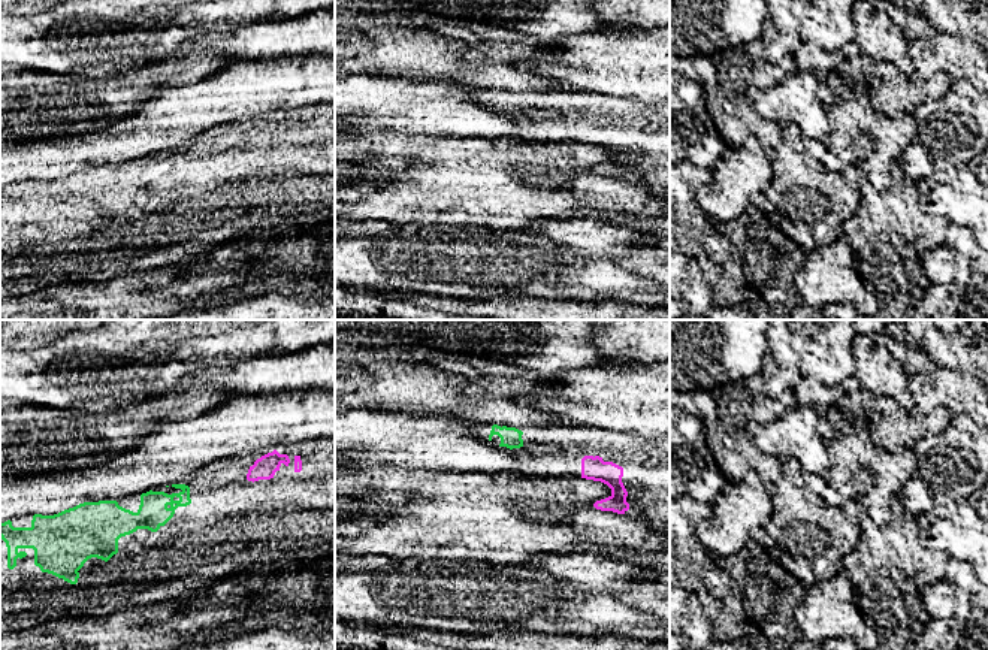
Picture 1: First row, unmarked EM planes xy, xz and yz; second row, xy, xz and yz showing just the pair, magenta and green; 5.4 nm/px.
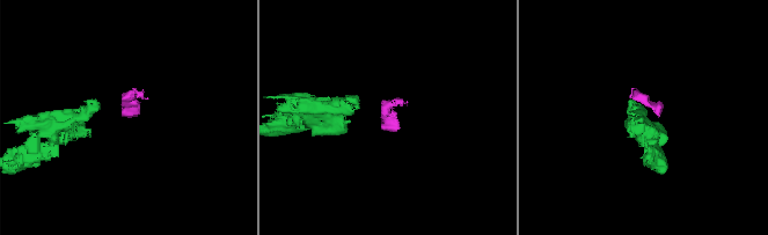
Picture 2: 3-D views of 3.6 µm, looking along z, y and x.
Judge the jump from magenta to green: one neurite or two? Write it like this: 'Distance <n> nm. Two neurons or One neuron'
Distance 320 nm. One neuron

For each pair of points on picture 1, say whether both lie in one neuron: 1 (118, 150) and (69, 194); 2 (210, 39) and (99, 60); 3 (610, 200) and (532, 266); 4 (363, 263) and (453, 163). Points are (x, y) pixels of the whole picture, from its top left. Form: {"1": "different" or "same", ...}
{"1": "different", "2": "different", "3": "different", "4": "different"}

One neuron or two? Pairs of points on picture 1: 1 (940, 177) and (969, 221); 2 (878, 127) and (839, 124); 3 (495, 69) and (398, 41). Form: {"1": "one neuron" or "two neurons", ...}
{"1": "one neuron", "2": "one neuron", "3": "one neuron"}

